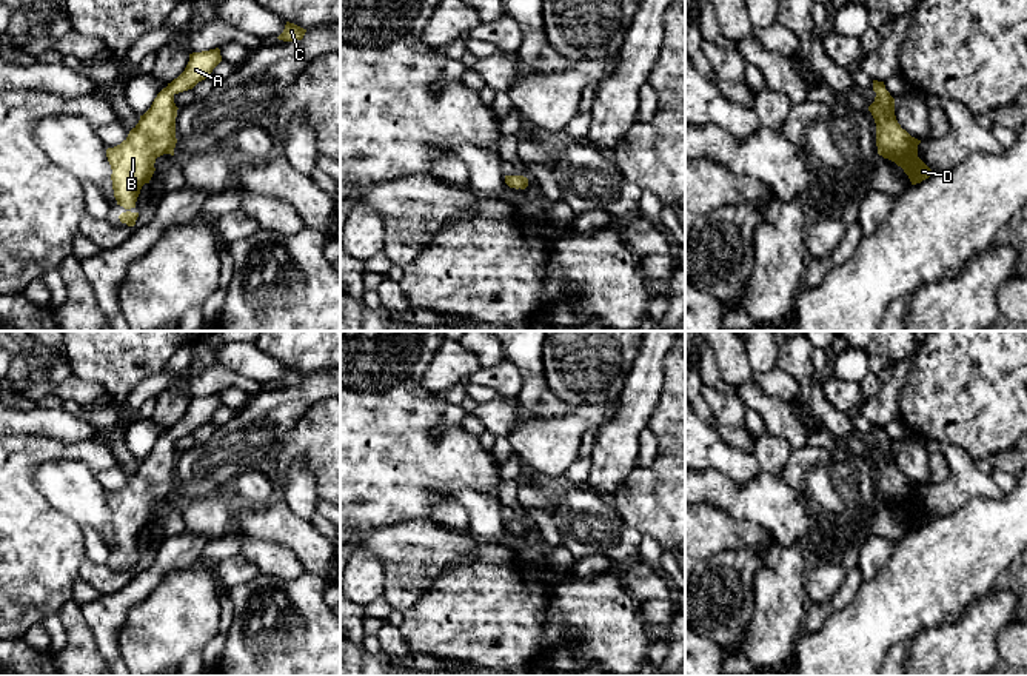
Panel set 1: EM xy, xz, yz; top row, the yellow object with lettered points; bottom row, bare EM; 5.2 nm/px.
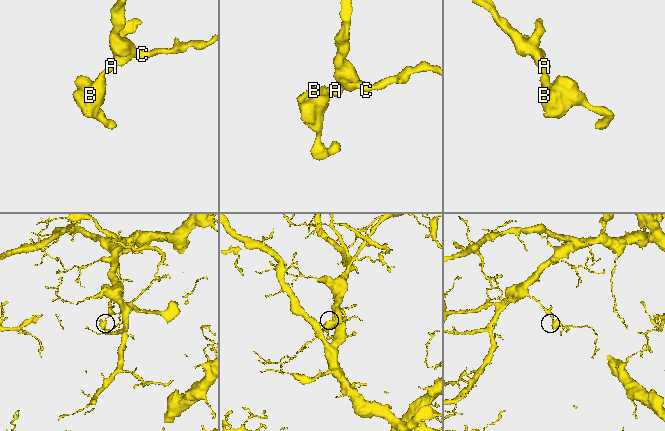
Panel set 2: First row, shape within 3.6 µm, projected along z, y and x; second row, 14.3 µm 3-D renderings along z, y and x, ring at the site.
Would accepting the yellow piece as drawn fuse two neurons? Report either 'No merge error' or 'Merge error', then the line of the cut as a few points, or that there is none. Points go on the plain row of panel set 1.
No merge error. No split

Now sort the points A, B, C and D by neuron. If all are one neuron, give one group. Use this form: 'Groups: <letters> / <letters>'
Groups: A B C D

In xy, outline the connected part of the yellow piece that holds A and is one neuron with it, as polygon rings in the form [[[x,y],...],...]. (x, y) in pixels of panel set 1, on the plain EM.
[[[219,393],[189,399],[185,416],[157,439],[151,453],[140,460],[128,482],[120,490],[106,494],[112,514],[114,542],[117,550],[126,554],[119,561],[122,568],[135,570],[139,557],[129,554],[135,553],[142,531],[149,528],[156,516],[156,504],[163,499],[174,500],[179,454],[174,440],[192,434],[199,427],[209,422],[220,407]]]

